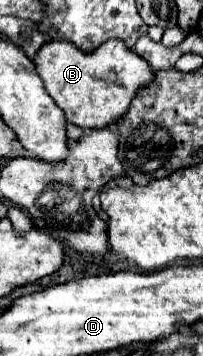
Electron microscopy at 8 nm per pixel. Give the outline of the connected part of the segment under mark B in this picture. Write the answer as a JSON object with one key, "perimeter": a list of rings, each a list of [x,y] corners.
{"perimeter":[[[119,39],[105,41],[93,53],[83,53],[69,41],[47,41],[37,53],[35,65],[47,93],[63,109],[67,121],[81,129],[103,129],[115,123],[127,113],[135,93],[155,81],[151,65]]]}

